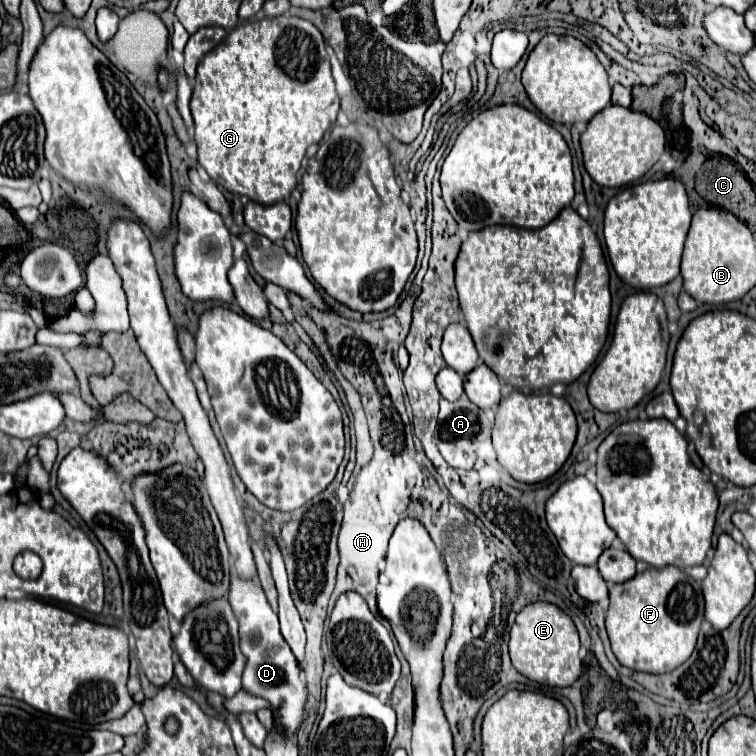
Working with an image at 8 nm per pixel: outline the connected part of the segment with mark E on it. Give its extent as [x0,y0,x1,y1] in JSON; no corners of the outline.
[510,602,582,686]

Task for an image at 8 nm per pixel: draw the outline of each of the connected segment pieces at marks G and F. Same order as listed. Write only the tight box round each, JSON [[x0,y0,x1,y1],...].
[[190,16,340,204],[606,566,704,674]]

